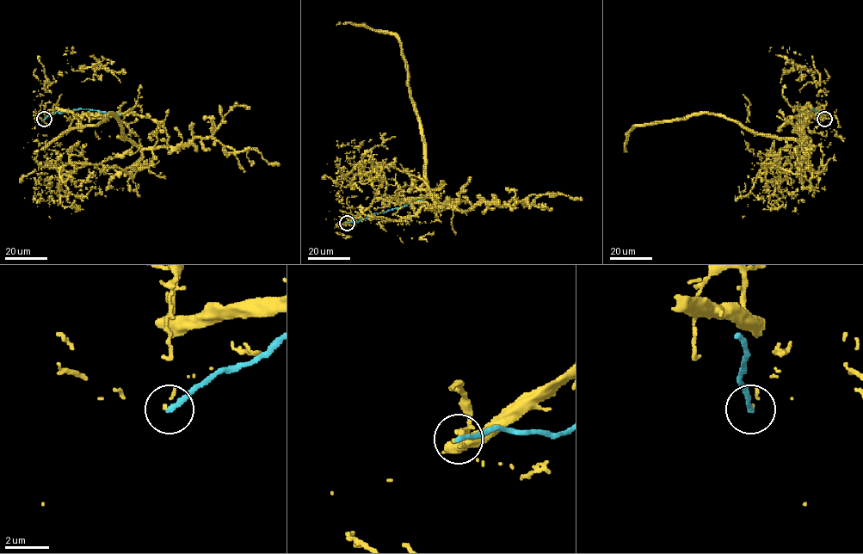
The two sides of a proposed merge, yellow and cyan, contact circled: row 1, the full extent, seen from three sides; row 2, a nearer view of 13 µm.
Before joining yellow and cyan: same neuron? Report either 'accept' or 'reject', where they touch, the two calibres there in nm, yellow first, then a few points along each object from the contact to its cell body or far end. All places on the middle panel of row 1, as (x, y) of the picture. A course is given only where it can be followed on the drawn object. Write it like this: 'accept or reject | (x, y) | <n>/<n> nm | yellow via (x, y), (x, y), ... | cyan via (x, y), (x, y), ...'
reject | (347, 223) | 80/220 nm | yellow via (346, 223), (377, 198), (470, 202), (446, 208), (364, 161), (338, 200), (390, 220), (356, 221) | cyan via (347, 223), (423, 200)

